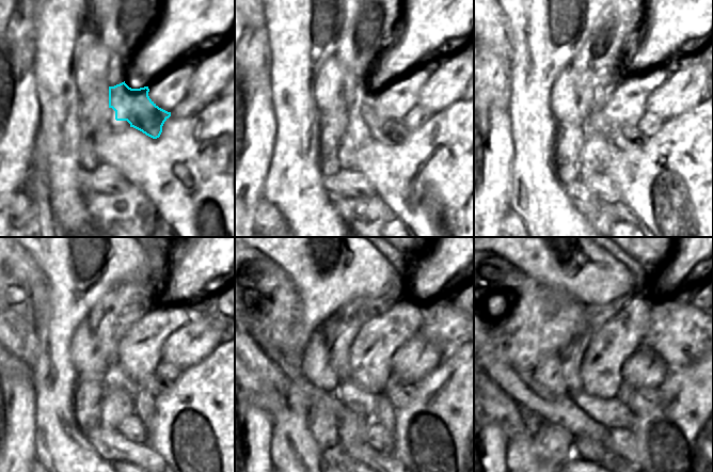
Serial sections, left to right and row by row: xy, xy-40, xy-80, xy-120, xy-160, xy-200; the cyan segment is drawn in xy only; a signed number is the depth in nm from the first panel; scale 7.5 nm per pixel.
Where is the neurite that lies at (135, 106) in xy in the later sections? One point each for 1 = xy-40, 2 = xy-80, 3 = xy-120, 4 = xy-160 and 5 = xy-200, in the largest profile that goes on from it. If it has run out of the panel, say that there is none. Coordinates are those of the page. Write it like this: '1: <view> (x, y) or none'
1: xy-40 (391, 131)
2: xy-80 (624, 137)
3: xy-120 (154, 384)
4: xy-160 (400, 392)
5: xy-200 (643, 400)

